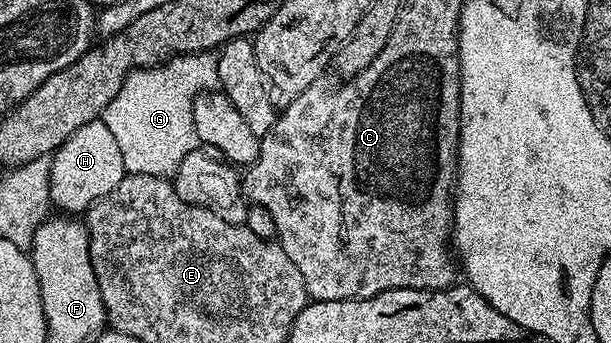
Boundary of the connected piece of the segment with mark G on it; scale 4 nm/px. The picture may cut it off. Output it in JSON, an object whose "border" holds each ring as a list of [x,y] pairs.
{"border":[[[213,52],[179,54],[160,66],[130,69],[103,115],[123,155],[125,173],[160,178],[176,174],[183,156],[199,146],[193,99],[217,89],[217,54]]]}

